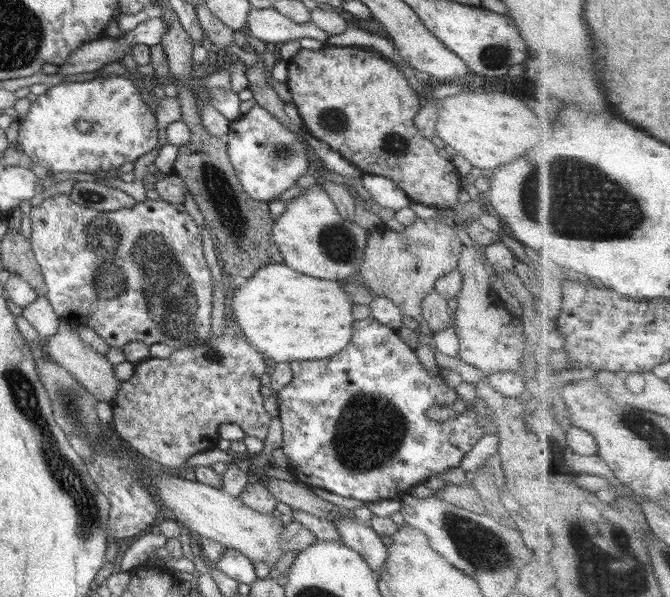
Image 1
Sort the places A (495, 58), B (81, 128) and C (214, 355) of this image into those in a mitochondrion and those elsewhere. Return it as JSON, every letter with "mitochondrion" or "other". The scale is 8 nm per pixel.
{"A":"mitochondrion","B":"mitochondrion","C":"mitochondrion"}

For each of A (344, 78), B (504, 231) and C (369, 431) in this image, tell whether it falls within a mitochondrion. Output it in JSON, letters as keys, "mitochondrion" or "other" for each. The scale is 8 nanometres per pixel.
{"A":"other","B":"other","C":"mitochondrion"}

